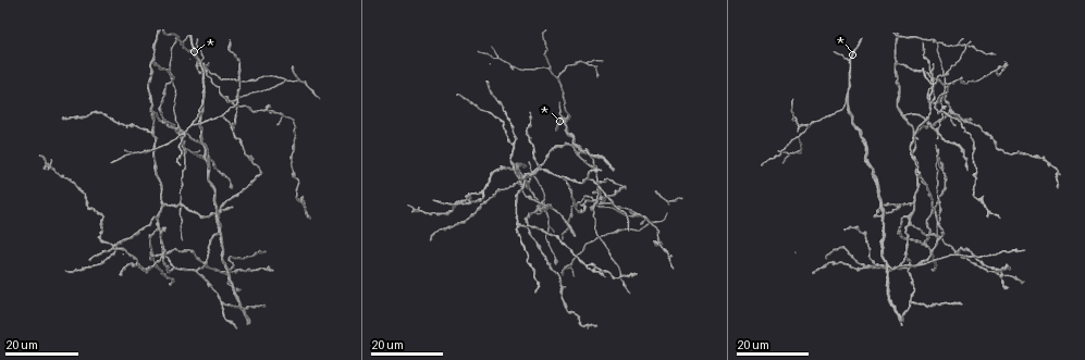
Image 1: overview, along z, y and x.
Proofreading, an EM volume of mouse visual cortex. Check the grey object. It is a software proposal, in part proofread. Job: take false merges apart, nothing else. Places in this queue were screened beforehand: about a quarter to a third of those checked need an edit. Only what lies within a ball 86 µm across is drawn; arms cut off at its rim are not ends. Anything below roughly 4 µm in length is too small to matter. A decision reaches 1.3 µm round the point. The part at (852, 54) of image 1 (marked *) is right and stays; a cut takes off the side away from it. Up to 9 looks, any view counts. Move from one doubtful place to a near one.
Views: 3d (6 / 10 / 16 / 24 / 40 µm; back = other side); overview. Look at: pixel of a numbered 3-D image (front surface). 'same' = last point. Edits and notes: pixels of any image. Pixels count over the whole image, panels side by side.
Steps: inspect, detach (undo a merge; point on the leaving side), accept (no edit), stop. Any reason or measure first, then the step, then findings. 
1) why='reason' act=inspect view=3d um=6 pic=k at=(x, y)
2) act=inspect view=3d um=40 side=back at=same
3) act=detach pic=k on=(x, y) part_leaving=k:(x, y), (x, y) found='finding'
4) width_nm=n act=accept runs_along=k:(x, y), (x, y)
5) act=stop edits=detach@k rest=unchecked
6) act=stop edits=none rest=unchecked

why='three arms meet' act=inspect view=3d um=24 pic=1 at=(564, 116)

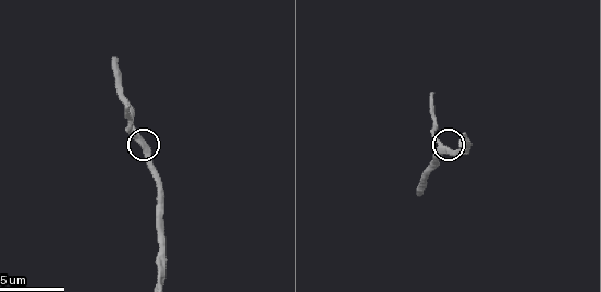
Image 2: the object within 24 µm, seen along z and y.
why='zoom in' act=inspect view=3d um=10 pic=2 at=(135, 137)

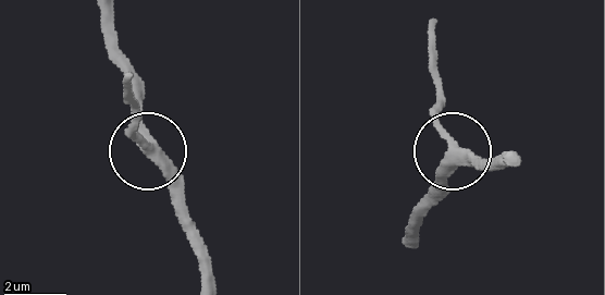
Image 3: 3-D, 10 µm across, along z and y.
side_arm_um=5 act=accept runs_along=3:(435, 186), (448, 147), (435, 95) found='all the same cell'

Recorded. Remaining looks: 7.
why='thin arm on a thick one' act=inspect view=3d um=16 pic=1 at=(905, 116)

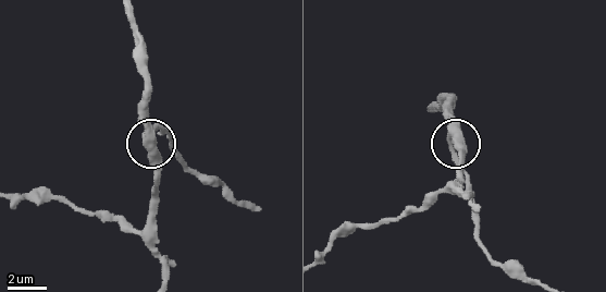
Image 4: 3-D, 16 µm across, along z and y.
why='zoom in' act=inspect view=3d um=10 pic=4 at=(145, 138)

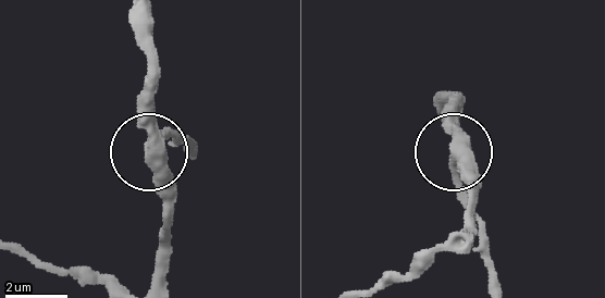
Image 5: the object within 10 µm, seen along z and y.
side_arm_um=63 act=accept runs_along=5:(170, 281), (170, 179), (147, 148), (177, 140) found='one cell here'

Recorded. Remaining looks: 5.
act=inspect view=3d um=16 pic=1 at=(233, 103)

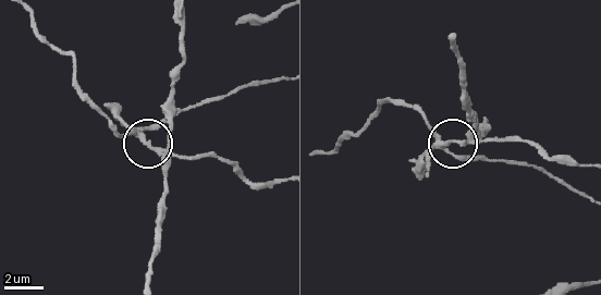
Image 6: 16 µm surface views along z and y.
act=inspect view=3d um=10 pic=6 at=(142, 137)

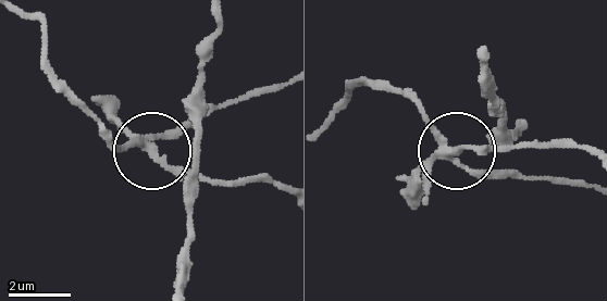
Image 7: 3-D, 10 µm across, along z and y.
act=detach pic=7 on=(114, 118) part_leaving=7:(147, 140), (214, 179), (284, 185) found='a second cell is stuck on'

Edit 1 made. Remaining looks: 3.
why='three-way junction' act=inspect view=3d um=16 pic=1 at=(180, 128)

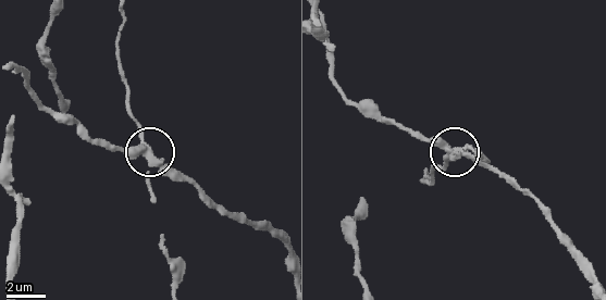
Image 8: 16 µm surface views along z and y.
why='closer look' act=inspect view=3d um=10 at=same

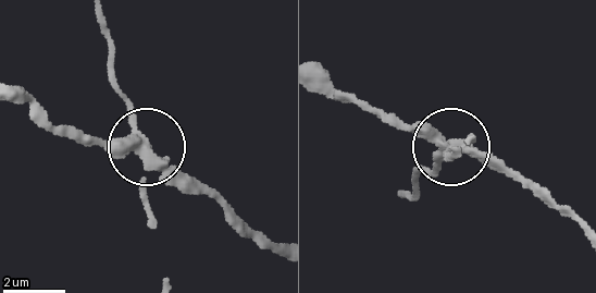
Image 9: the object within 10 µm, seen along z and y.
width_nm=290 act=detach pic=9 on=(178, 178) found='two cells meet here'

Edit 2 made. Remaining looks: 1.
act=stop edits=detach@7,detach@9 rest=unchecked

